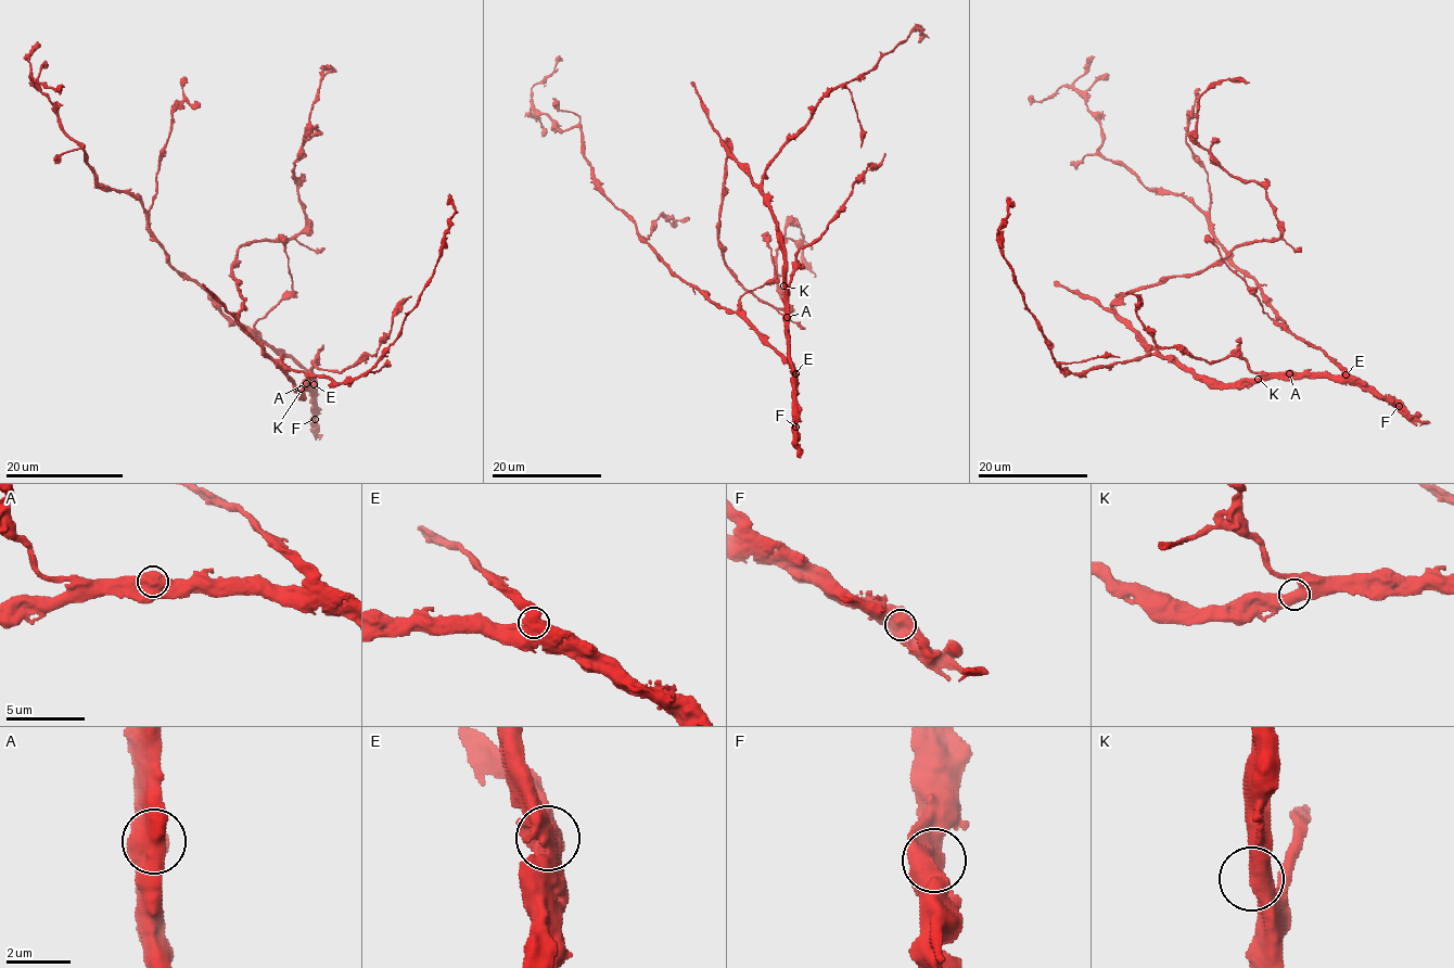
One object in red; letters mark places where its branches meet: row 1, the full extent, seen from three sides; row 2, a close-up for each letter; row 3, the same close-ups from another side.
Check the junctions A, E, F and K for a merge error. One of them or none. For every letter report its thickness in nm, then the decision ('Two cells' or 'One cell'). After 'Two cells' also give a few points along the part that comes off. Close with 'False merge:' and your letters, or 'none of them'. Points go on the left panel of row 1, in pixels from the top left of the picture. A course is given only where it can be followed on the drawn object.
A: Thickness 800 nm. One cell
E: Thickness 800 nm. One cell
F: Thickness 750 nm. One cell
K: Thickness 550 nm. One cell
False merge: none of them

